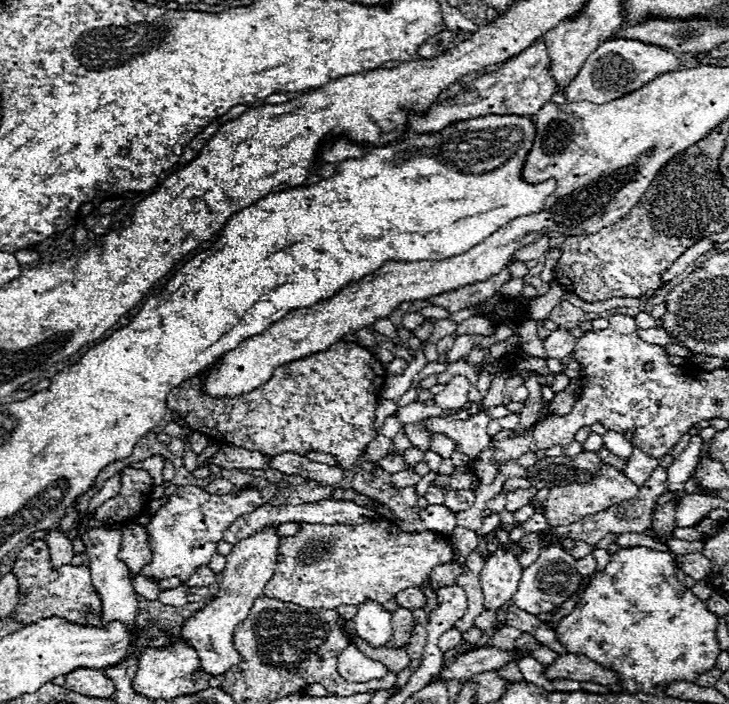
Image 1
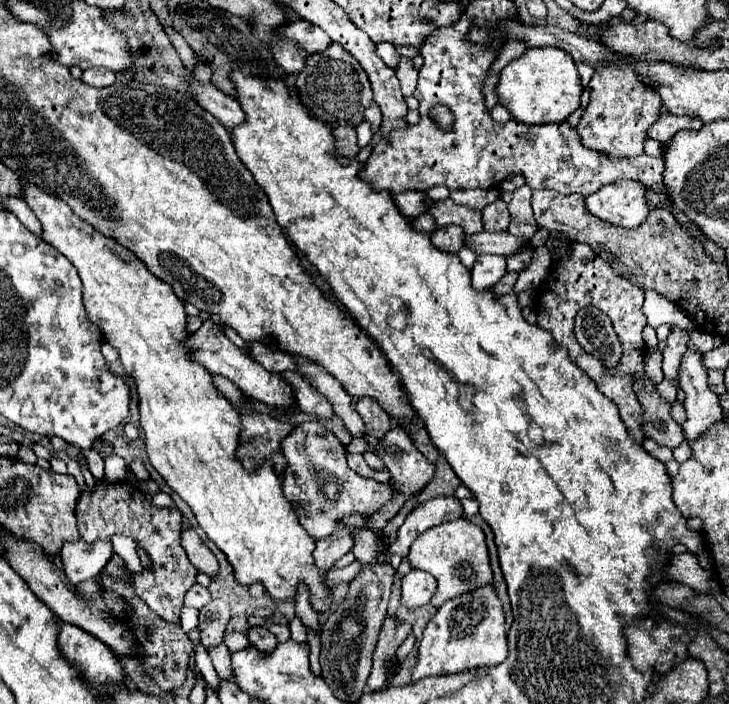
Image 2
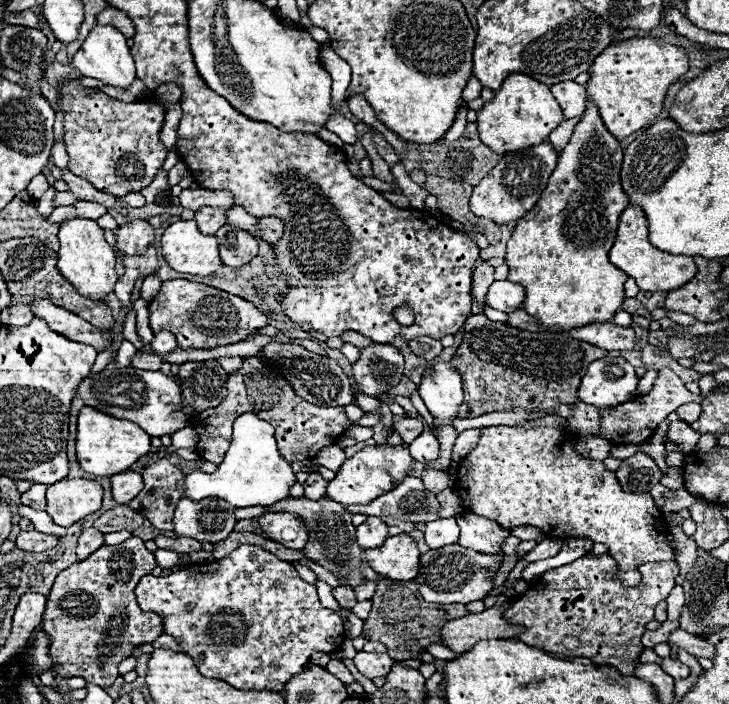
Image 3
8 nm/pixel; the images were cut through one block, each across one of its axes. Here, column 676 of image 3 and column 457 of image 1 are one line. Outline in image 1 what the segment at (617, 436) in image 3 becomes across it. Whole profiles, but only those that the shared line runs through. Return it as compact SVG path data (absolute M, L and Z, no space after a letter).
M454 376L452 382L446 384L446 390L436 394L434 396L434 402L436 406L442 406L442 408L462 408L466 402L468 402L468 380L464 376Z

